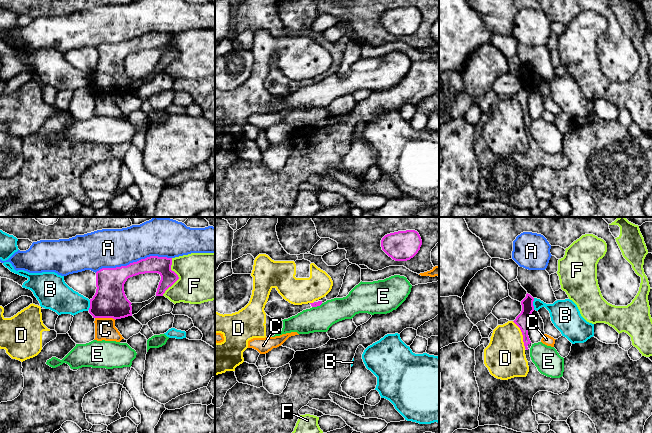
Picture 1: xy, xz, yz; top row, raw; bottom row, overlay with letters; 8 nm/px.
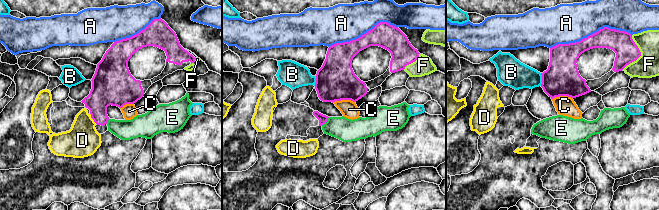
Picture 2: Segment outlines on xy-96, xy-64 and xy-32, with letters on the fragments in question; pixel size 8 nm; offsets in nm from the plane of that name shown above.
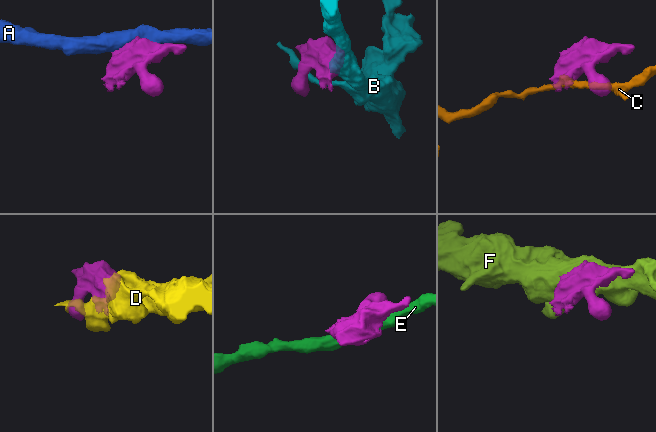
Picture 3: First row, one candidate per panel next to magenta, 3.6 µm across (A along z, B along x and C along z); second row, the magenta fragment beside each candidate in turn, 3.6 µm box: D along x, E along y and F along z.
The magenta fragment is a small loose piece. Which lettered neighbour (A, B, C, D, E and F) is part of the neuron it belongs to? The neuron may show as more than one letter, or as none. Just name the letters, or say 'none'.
none

